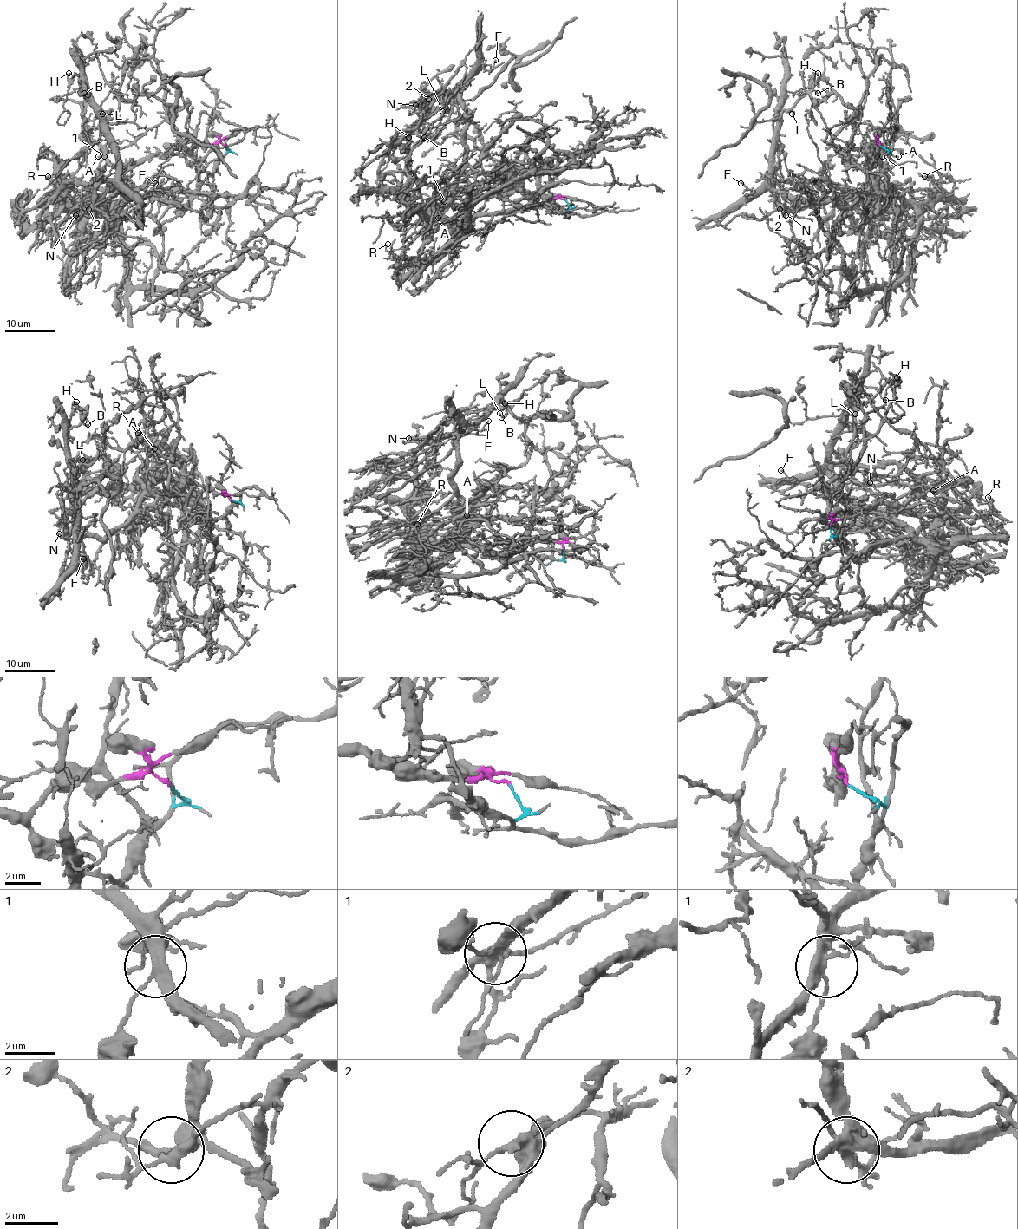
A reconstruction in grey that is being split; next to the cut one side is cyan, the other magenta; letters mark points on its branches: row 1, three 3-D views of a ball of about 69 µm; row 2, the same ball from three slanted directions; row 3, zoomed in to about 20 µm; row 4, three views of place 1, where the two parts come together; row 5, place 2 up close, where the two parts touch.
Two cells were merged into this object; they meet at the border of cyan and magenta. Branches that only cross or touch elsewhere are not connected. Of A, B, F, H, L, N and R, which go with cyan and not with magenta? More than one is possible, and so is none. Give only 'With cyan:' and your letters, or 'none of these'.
With cyan: none of these

